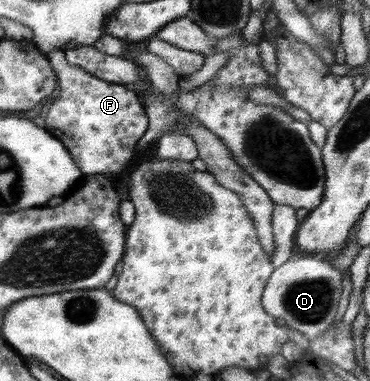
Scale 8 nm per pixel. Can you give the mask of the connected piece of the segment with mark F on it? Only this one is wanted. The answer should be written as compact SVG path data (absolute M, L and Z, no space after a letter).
M61 49L53 50L48 60L59 83L59 99L49 108L45 124L49 132L62 140L82 174L121 174L130 169L139 156L137 141L148 129L148 116L141 98L124 85L105 82L69 65Z

